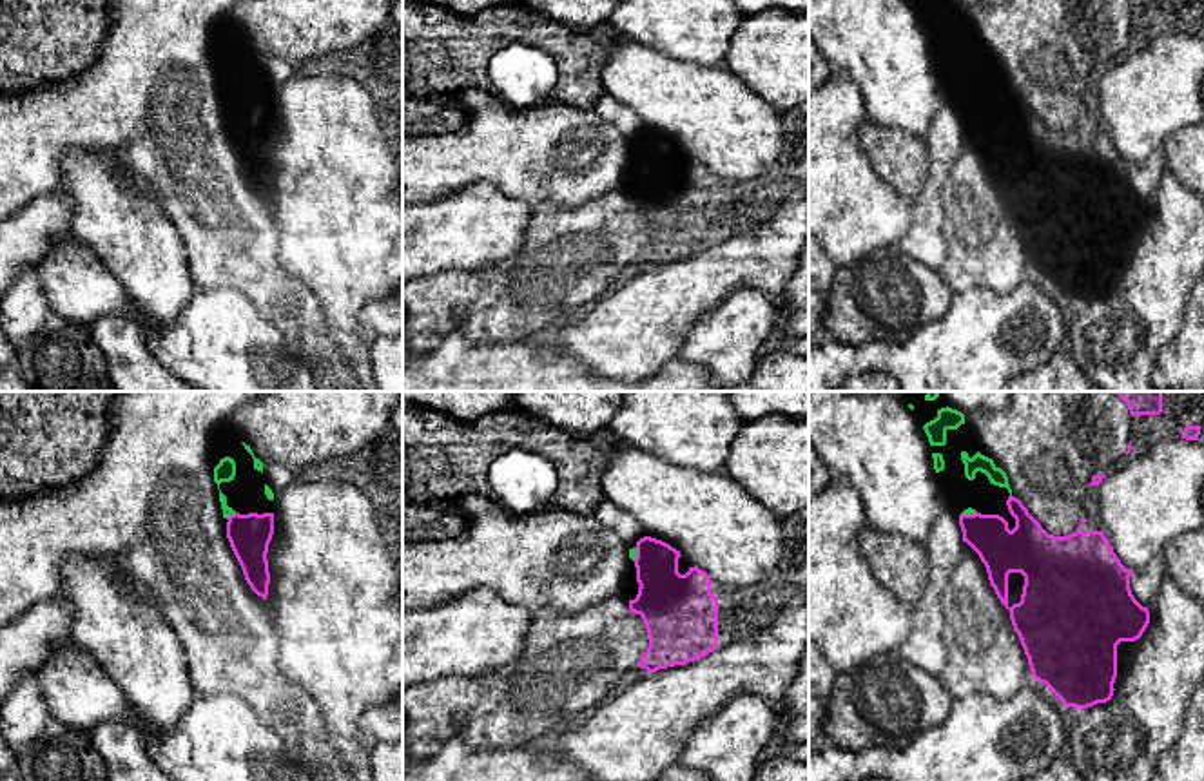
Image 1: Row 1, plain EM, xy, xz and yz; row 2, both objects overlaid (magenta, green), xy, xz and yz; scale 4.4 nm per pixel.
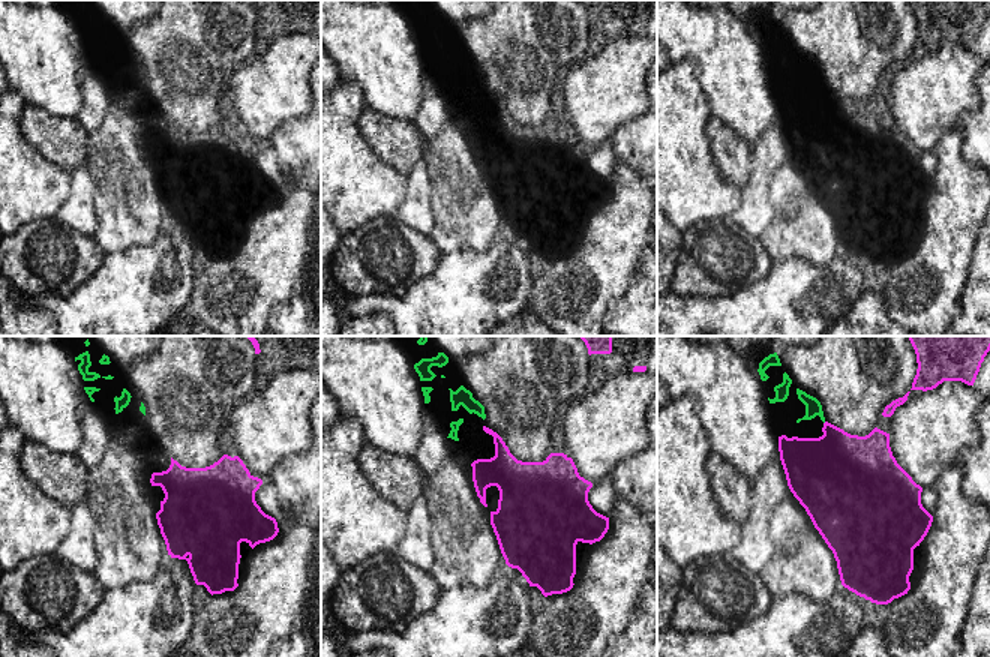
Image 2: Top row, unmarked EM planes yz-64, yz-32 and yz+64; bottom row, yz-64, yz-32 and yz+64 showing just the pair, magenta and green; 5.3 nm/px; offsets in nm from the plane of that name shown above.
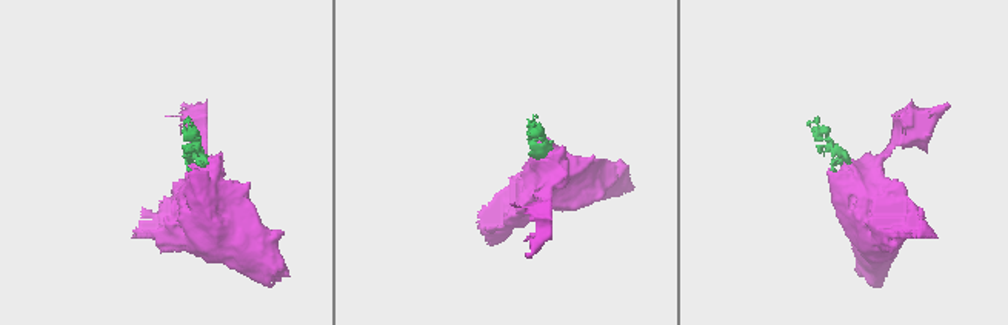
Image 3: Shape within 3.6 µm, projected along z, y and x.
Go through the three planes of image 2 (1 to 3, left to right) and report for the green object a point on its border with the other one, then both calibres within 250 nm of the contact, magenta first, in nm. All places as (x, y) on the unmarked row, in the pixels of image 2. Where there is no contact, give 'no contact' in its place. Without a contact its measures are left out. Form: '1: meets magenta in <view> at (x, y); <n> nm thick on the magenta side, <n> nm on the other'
1: no contact
2: no contact
3: no contact

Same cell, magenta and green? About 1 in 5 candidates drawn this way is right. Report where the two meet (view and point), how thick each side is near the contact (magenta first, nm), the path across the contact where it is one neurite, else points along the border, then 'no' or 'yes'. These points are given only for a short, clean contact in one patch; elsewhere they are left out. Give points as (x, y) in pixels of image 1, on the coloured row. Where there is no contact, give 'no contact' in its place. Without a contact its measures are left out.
contact xy (231, 515); calibres 190 and 90 nm; yes

